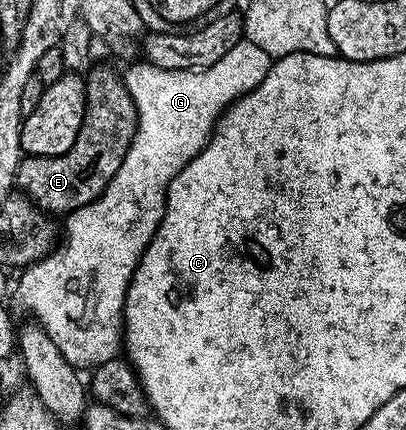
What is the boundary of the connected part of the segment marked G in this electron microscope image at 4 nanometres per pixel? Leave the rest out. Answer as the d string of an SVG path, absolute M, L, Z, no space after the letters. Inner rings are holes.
M240 41L237 45L233 45L233 49L229 49L229 53L225 53L225 57L221 57L221 61L217 61L211 67L202 69L192 69L190 71L178 71L177 69L161 69L155 67L152 63L140 61L132 65L128 71L122 72L123 83L129 89L129 93L135 102L137 109L137 117L139 124L135 130L133 141L129 145L129 149L125 153L125 161L121 161L121 169L117 169L117 173L113 177L113 181L109 181L109 185L105 190L98 195L89 205L85 205L81 209L72 211L66 216L67 236L62 236L61 246L58 249L52 250L51 254L45 259L39 259L36 263L30 264L22 268L19 279L19 299L36 315L38 326L44 327L49 333L49 337L53 337L53 345L57 345L57 349L61 349L61 353L73 364L76 368L94 369L100 367L105 361L116 358L120 354L121 348L125 343L123 334L123 306L125 305L125 297L127 290L131 284L133 273L137 269L137 265L141 261L141 257L145 253L145 249L149 245L149 241L157 233L157 229L163 220L165 213L165 205L167 204L167 190L173 181L173 177L185 166L189 161L193 161L193 157L197 157L197 153L201 153L201 149L207 147L207 142L211 139L211 135L215 132L215 124L223 116L223 112L227 110L231 104L235 103L245 93L249 93L257 85L261 85L261 81L265 81L265 73L269 73L273 59L262 52L255 45Z

